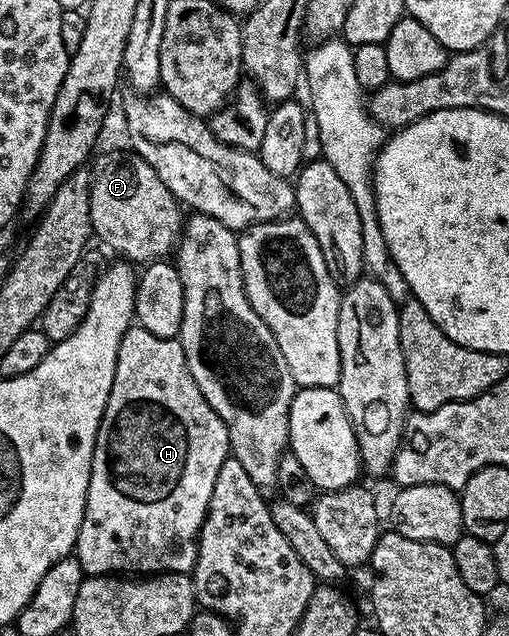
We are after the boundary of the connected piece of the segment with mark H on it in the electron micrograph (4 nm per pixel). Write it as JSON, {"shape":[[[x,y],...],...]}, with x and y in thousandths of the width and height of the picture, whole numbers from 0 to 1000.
{"shape":[[[259,514],[246,527],[246,533],[238,533],[238,552],[230,552],[230,583],[222,590],[222,608],[214,615],[206,653],[191,678],[167,803],[143,865],[143,873],[159,885],[165,903],[175,907],[308,901],[373,903],[383,893],[383,881],[391,871],[391,836],[411,803],[411,785],[418,785],[418,759],[426,759],[426,741],[434,741],[434,728],[442,728],[452,709],[454,698],[442,665],[426,653],[426,646],[418,646],[418,640],[403,634],[395,608],[387,608],[387,602],[379,602],[379,590],[371,590],[371,571],[363,564],[360,541],[346,531],[310,530],[283,517]]]}

